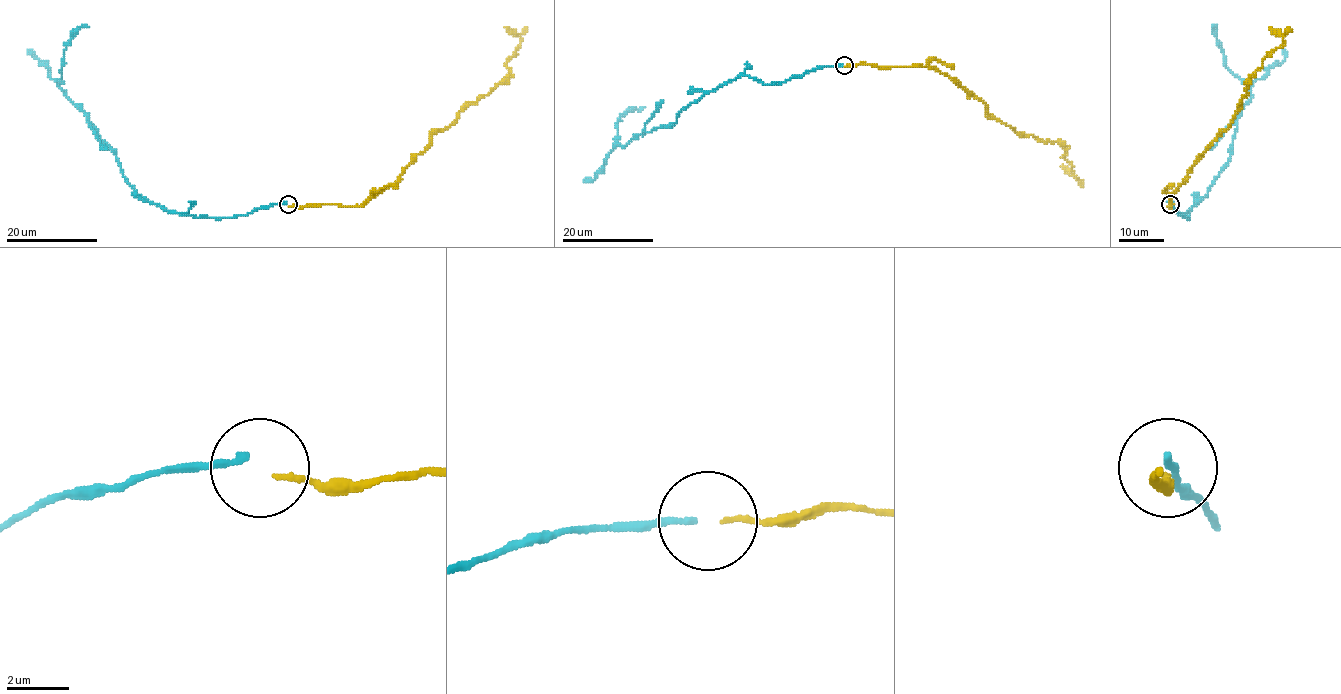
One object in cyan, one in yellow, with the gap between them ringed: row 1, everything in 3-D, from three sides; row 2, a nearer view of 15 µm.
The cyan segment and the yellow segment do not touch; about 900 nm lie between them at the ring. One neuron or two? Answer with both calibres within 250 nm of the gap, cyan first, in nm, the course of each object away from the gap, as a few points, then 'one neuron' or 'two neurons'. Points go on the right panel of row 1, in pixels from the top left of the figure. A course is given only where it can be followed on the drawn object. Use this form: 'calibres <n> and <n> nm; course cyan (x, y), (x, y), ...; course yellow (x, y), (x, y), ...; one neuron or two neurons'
calibres 220 and 160 nm; course cyan (1169, 203), (1189, 218), (1180, 215), (1207, 194), (1230, 158), (1238, 115), (1251, 97), (1225, 64), (1211, 27); course yellow (1171, 205), (1188, 169), (1238, 111), (1247, 94), (1247, 81), (1284, 43), (1270, 27); two neurons

